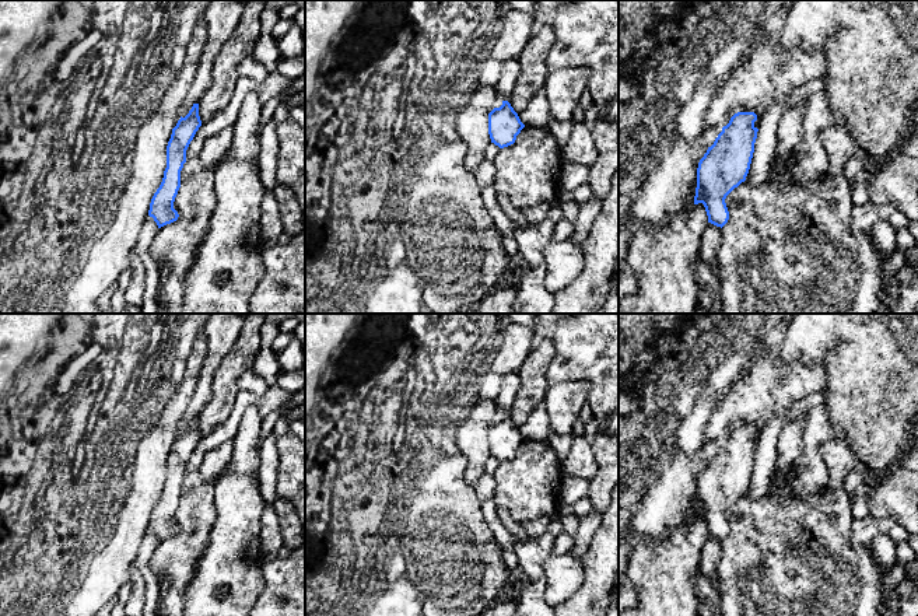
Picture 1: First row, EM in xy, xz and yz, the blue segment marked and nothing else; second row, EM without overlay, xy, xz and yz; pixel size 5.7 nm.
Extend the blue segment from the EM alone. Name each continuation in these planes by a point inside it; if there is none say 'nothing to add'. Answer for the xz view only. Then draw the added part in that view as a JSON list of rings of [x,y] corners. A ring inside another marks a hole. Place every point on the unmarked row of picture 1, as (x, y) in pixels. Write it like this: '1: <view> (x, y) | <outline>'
nothing to add

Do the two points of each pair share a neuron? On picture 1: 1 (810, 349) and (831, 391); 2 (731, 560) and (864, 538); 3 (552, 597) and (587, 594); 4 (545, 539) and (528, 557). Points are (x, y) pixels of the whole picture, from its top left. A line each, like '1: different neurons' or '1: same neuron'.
1: same neuron
2: different neurons
3: different neurons
4: same neuron

